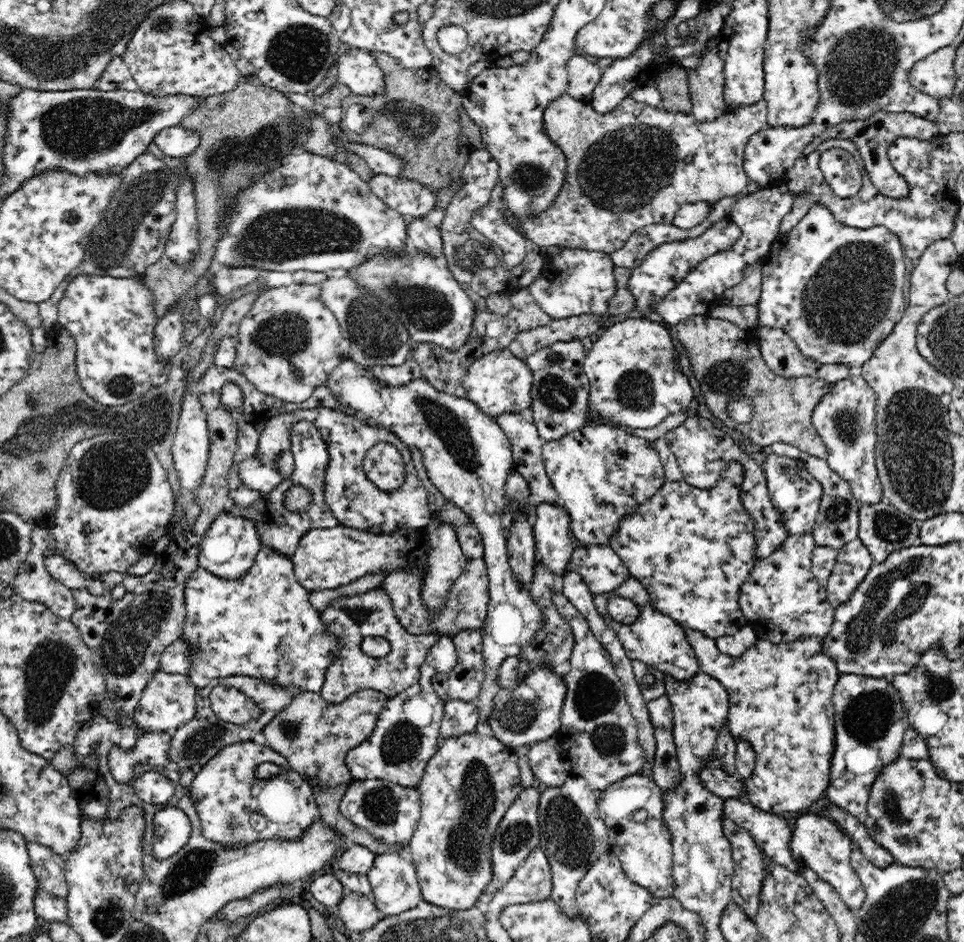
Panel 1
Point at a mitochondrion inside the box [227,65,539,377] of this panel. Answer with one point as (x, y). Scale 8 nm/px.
(278, 236)

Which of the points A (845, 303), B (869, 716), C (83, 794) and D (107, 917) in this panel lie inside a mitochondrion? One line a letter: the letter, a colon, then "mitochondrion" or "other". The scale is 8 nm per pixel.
A: mitochondrion
B: mitochondrion
C: other
D: mitochondrion

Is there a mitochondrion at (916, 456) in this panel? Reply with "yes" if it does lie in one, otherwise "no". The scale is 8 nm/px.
yes

